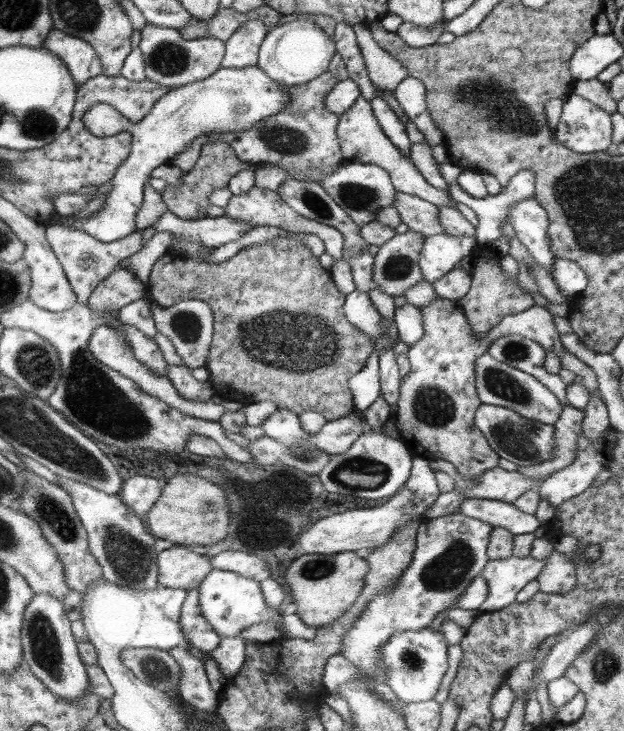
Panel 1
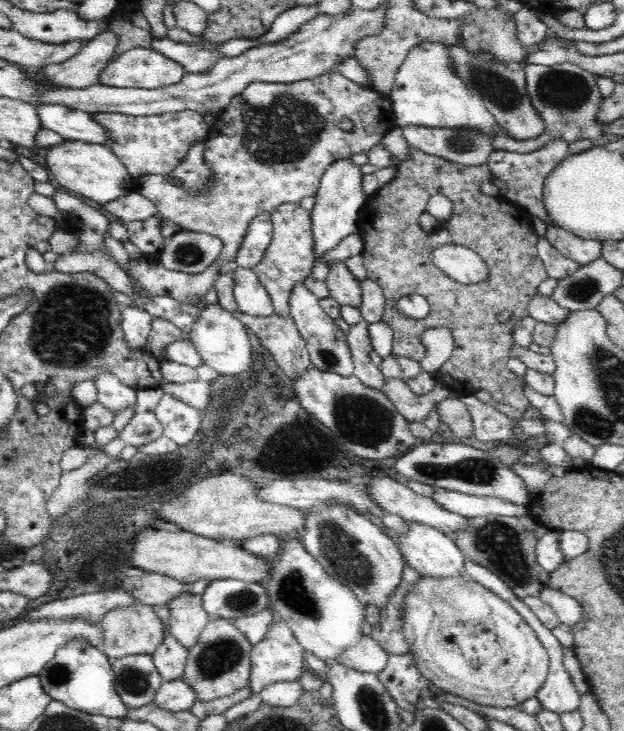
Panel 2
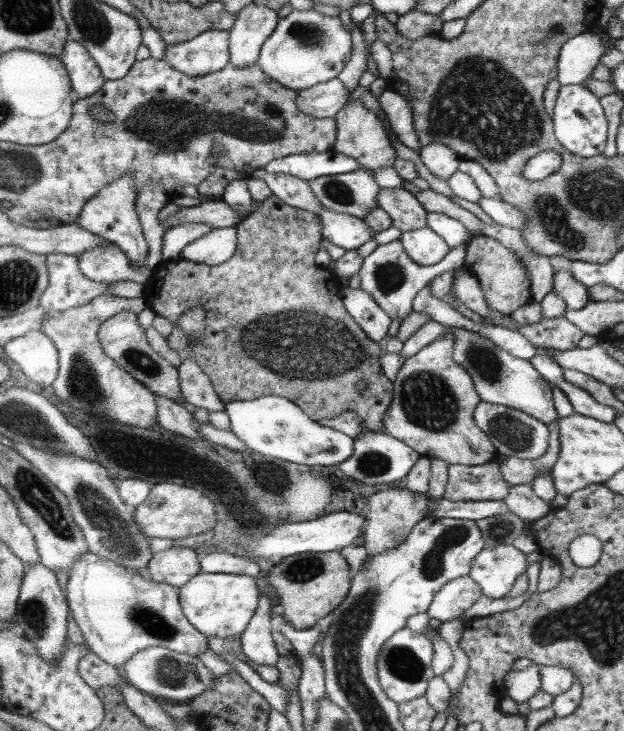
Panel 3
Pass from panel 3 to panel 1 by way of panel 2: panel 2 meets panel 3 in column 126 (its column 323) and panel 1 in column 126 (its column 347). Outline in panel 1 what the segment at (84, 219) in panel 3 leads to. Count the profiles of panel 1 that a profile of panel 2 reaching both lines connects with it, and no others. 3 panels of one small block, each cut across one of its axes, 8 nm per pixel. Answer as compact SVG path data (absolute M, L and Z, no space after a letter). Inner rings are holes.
M258 66L246 68L220 67L214 74L178 88L162 96L140 122L131 123L116 108L104 102L90 105L82 122L94 136L103 137L128 131L131 134L131 151L118 167L112 179L112 188L105 195L101 210L87 218L65 218L63 225L80 230L99 242L115 242L137 232L136 216L143 204L143 185L150 173L161 164L169 163L174 155L186 149L194 138L206 133L238 133L266 119L290 103L288 87L274 82Z

